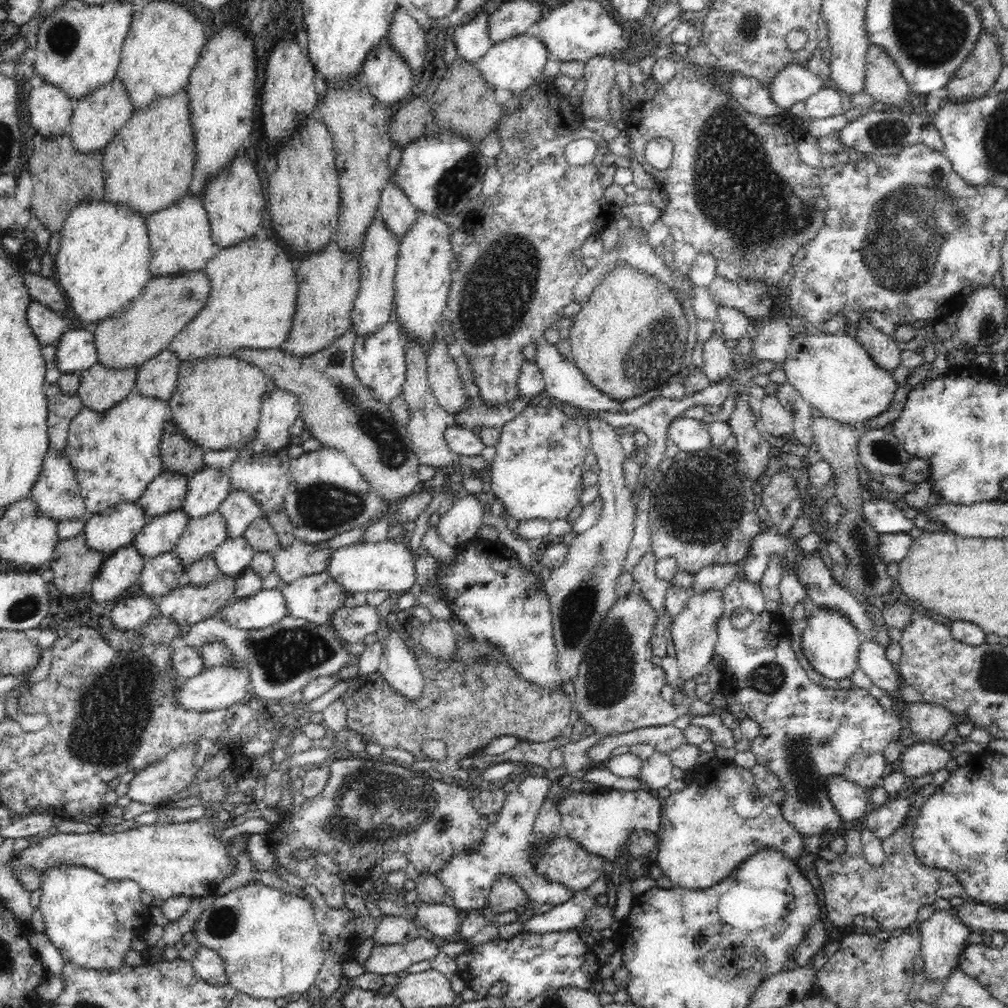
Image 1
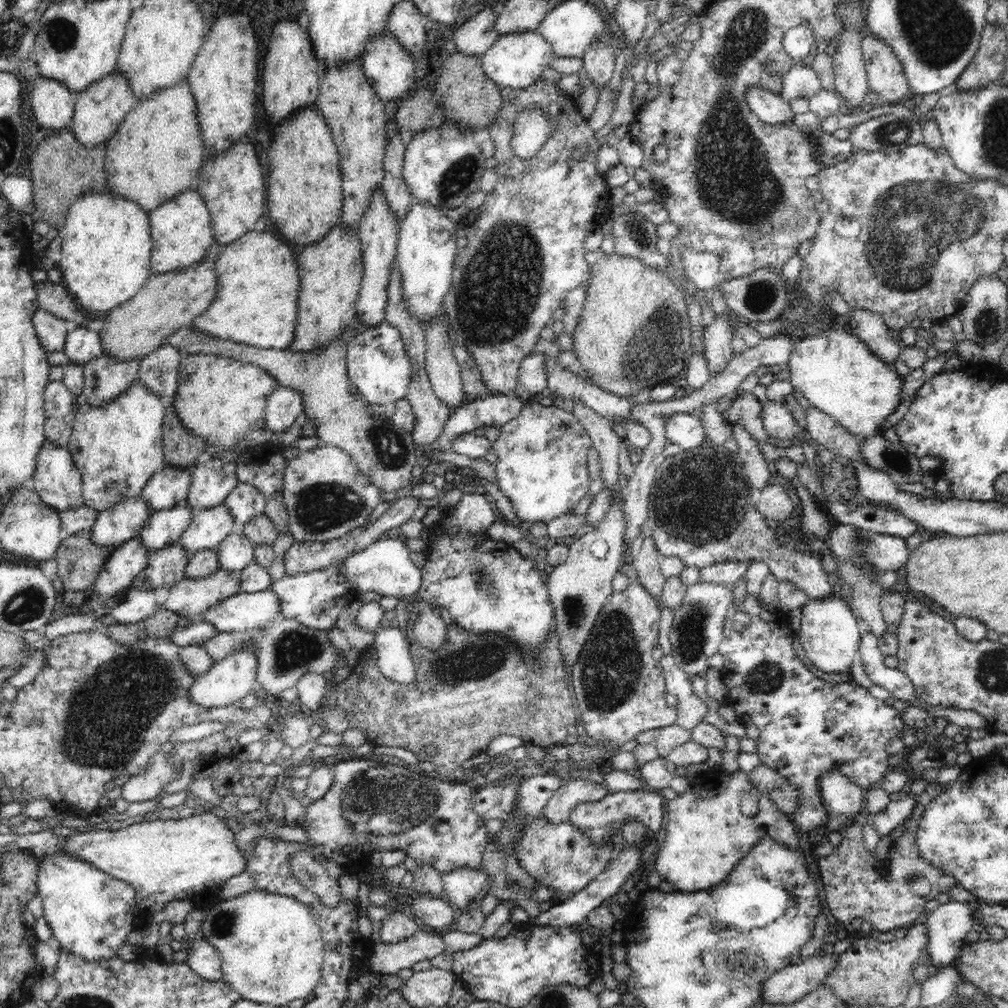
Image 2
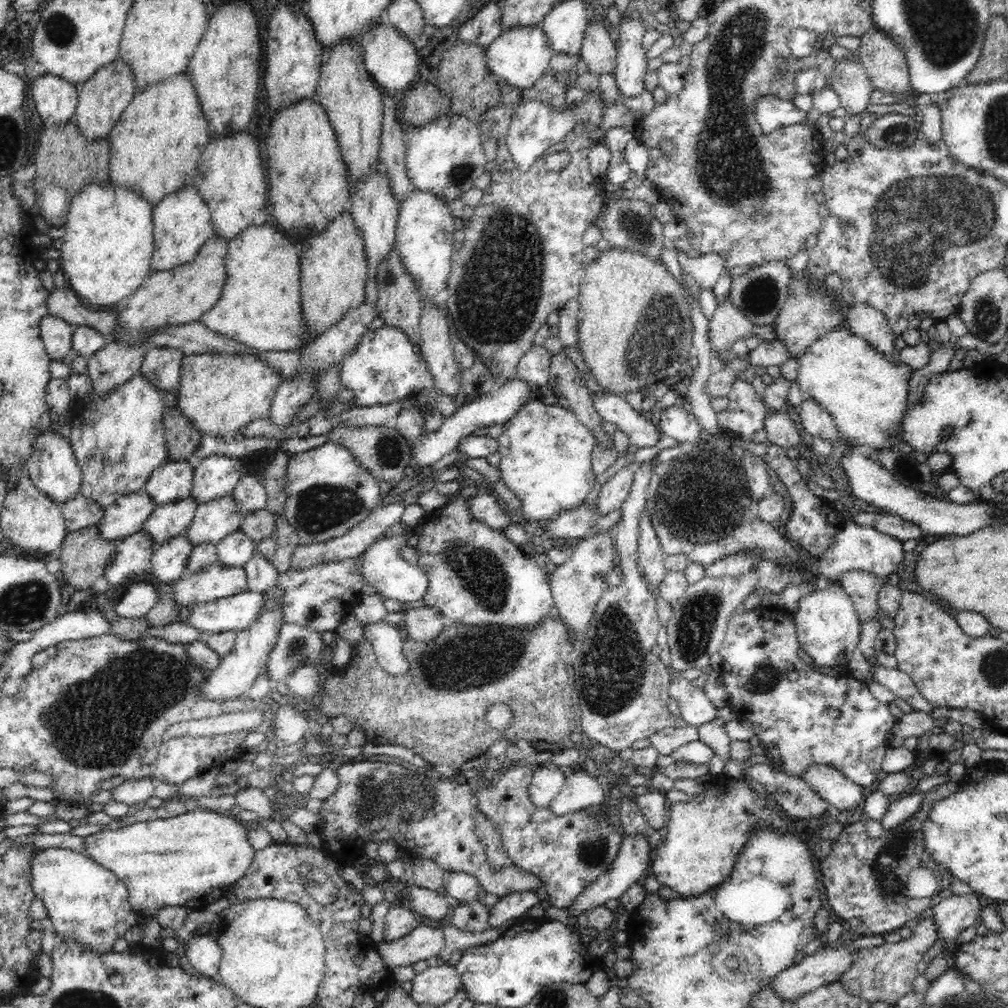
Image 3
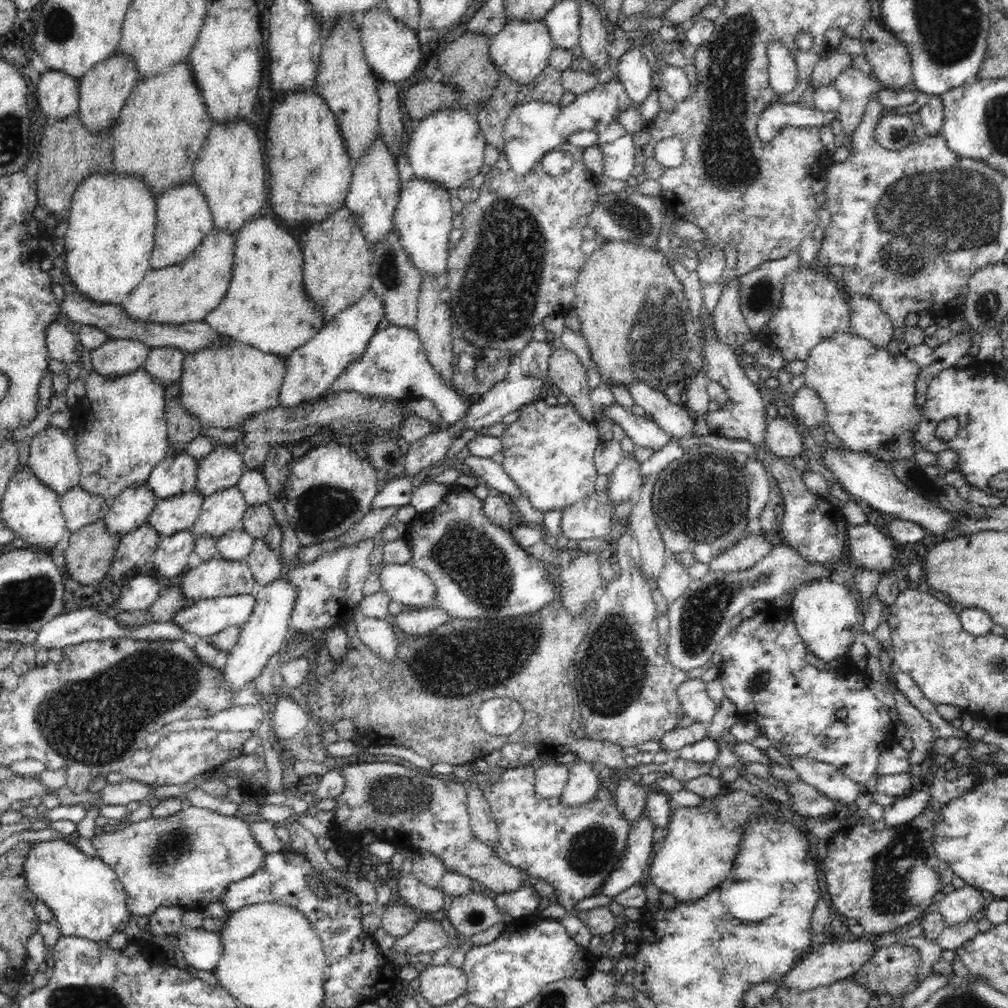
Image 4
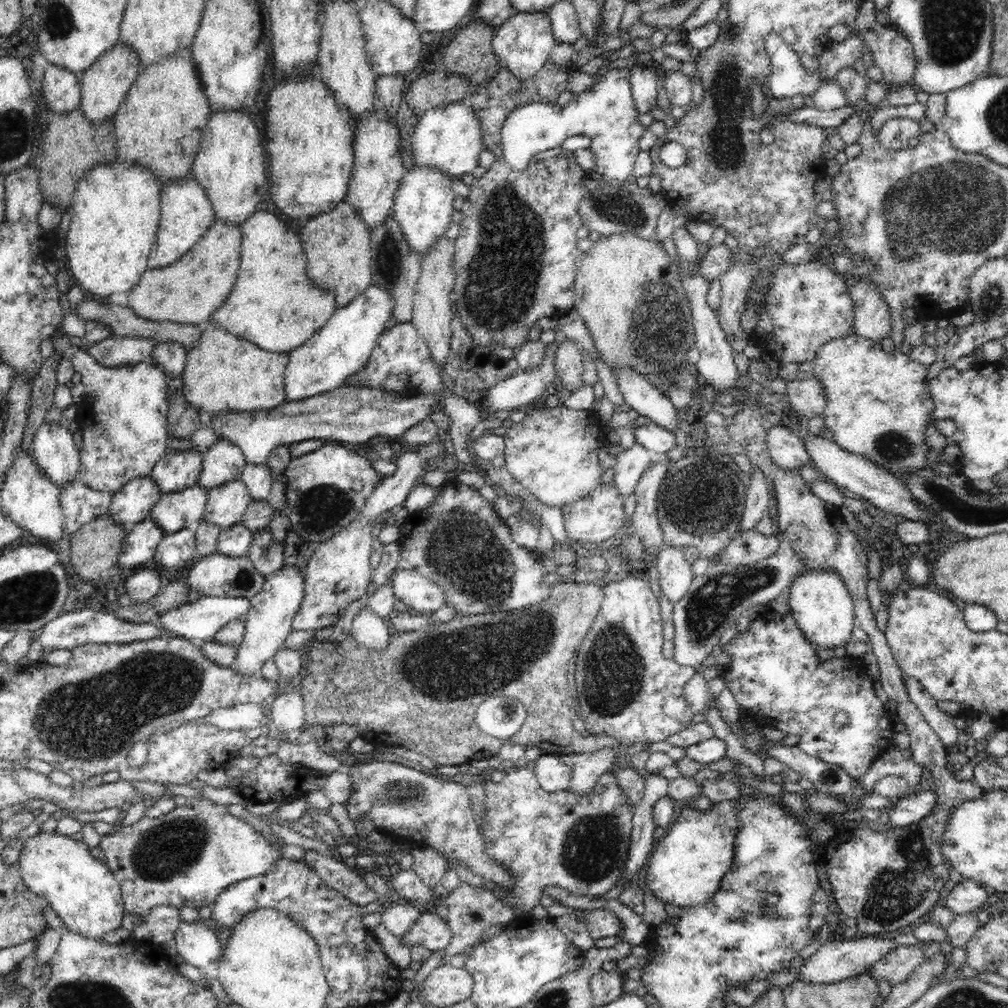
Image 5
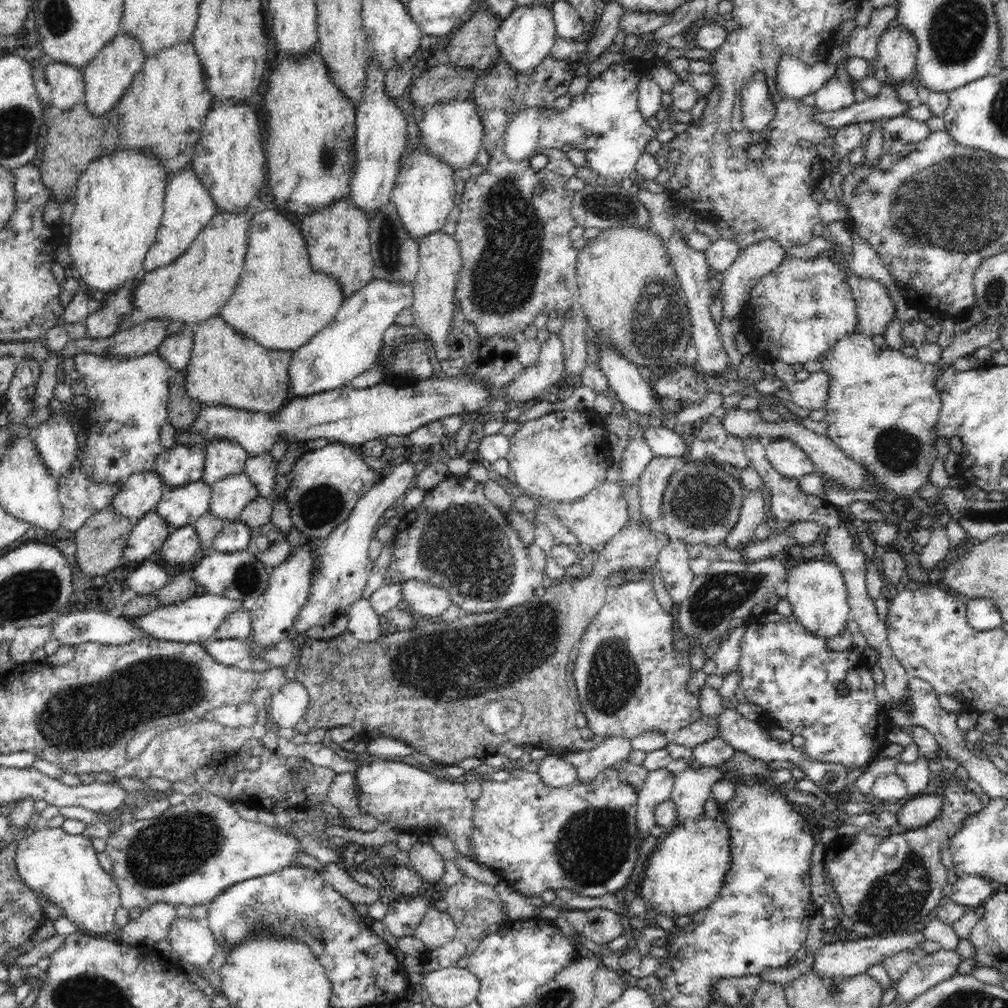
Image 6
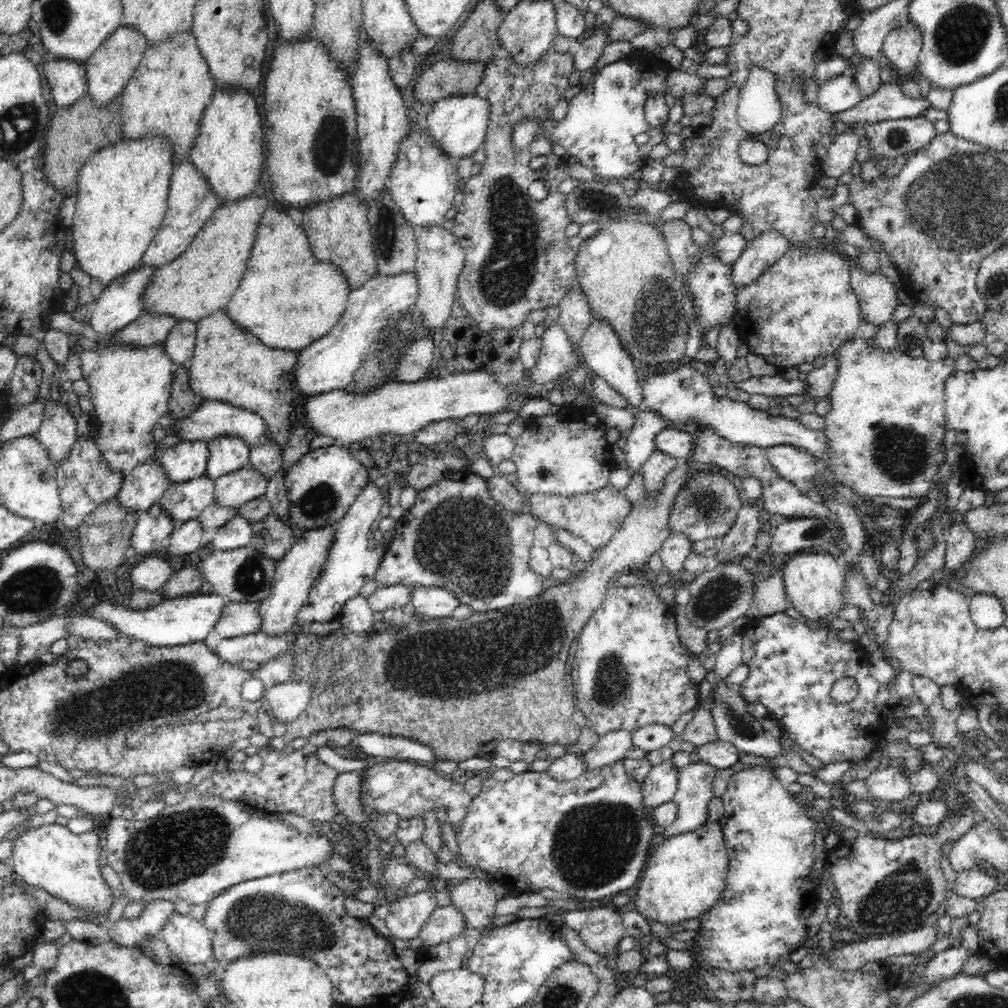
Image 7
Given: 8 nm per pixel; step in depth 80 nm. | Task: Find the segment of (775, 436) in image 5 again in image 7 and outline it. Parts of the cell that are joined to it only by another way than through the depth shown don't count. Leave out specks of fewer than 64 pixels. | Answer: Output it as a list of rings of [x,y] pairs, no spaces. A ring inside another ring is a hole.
[[[781,444],[765,448],[768,462],[776,472],[797,485],[813,480],[816,470],[814,455],[792,445]]]

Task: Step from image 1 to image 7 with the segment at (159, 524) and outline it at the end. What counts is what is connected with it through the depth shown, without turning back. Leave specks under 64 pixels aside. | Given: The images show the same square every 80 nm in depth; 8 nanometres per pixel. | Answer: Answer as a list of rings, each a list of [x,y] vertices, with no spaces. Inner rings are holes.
[[[204,475],[170,484],[158,503],[176,523],[196,520],[207,506],[215,502],[214,489],[214,480]]]

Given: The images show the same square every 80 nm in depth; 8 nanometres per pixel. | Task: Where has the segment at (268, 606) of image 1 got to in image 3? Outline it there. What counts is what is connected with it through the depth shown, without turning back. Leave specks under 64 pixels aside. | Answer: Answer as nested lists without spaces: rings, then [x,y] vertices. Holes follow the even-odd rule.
[[[244,591],[217,601],[205,602],[184,612],[182,619],[207,635],[247,630],[261,616],[264,593]]]

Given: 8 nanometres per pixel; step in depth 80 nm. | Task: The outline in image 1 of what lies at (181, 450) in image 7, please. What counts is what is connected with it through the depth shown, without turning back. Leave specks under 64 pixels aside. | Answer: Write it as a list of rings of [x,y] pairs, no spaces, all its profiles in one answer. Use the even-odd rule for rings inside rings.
[[[162,470],[137,500],[148,520],[180,509],[186,496],[188,481],[189,476]]]

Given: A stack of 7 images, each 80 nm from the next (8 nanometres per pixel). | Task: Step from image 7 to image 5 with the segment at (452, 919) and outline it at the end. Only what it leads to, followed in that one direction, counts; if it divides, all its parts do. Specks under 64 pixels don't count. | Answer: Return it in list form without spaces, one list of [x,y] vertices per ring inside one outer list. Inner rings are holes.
[[[434,910],[422,911],[414,926],[401,937],[401,943],[410,946],[424,946],[433,953],[448,946],[453,932],[446,921]]]

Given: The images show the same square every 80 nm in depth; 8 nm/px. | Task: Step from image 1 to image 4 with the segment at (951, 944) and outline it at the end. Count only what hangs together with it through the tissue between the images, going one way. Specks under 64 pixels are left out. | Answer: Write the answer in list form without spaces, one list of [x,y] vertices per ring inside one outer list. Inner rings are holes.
[[[967,884],[950,892],[939,902],[939,911],[945,926],[954,926],[954,924],[978,918],[989,899],[987,894]]]

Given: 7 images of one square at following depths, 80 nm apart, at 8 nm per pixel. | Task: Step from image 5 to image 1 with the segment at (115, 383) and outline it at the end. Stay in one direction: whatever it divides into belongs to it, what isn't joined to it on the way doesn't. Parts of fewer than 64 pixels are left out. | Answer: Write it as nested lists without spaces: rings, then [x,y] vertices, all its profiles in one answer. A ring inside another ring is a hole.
[[[32,299],[26,311],[26,318],[42,346],[57,345],[64,332],[64,318],[60,313]],[[136,387],[132,392],[108,408],[106,412],[94,412],[83,406],[70,424],[67,441],[62,453],[76,473],[81,495],[88,513],[98,514],[118,502],[137,502],[146,487],[162,472],[161,442],[168,420],[171,419],[167,401],[138,394]]]

